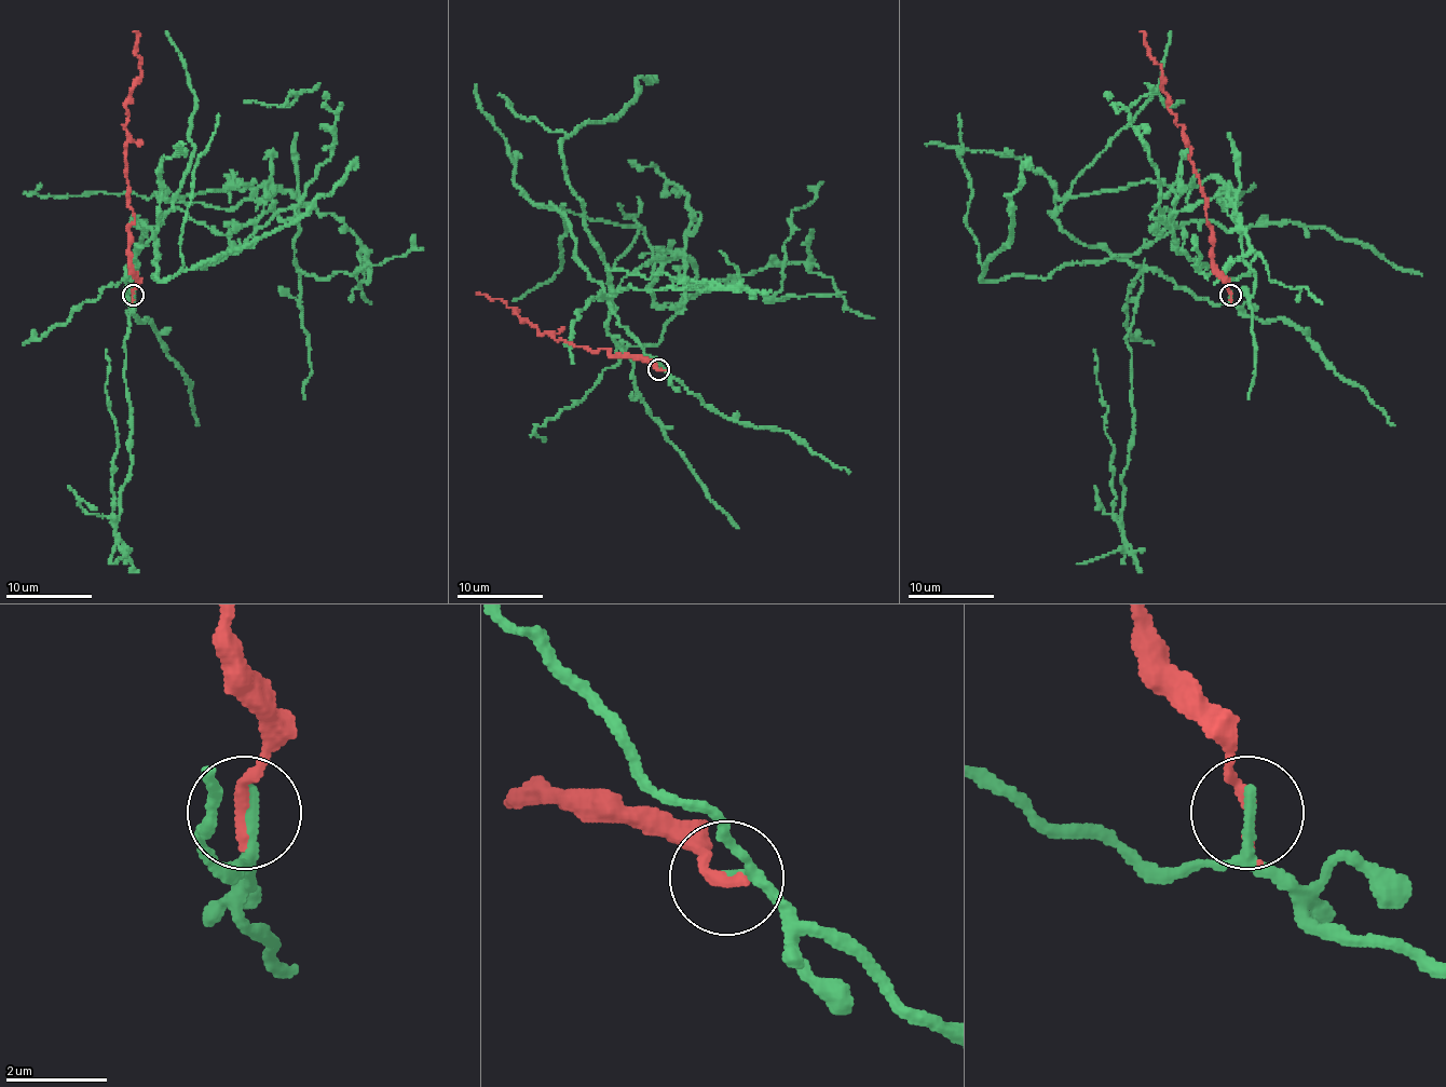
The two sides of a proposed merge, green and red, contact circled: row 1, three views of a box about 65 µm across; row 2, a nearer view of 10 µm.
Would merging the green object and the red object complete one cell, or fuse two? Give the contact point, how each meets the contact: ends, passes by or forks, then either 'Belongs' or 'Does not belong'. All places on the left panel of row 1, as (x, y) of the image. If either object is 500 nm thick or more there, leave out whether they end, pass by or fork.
Place: (133, 295). At the ring green passes by. At the ring red ends. Does not belong

